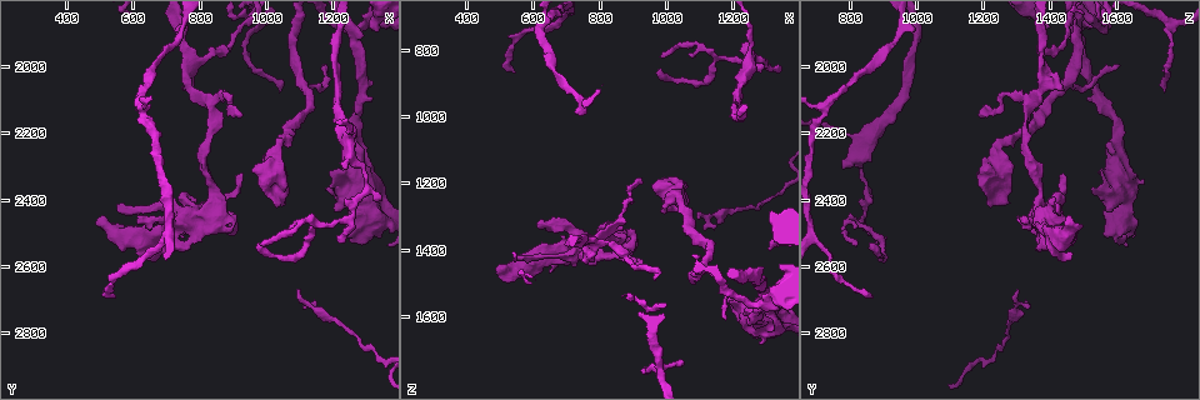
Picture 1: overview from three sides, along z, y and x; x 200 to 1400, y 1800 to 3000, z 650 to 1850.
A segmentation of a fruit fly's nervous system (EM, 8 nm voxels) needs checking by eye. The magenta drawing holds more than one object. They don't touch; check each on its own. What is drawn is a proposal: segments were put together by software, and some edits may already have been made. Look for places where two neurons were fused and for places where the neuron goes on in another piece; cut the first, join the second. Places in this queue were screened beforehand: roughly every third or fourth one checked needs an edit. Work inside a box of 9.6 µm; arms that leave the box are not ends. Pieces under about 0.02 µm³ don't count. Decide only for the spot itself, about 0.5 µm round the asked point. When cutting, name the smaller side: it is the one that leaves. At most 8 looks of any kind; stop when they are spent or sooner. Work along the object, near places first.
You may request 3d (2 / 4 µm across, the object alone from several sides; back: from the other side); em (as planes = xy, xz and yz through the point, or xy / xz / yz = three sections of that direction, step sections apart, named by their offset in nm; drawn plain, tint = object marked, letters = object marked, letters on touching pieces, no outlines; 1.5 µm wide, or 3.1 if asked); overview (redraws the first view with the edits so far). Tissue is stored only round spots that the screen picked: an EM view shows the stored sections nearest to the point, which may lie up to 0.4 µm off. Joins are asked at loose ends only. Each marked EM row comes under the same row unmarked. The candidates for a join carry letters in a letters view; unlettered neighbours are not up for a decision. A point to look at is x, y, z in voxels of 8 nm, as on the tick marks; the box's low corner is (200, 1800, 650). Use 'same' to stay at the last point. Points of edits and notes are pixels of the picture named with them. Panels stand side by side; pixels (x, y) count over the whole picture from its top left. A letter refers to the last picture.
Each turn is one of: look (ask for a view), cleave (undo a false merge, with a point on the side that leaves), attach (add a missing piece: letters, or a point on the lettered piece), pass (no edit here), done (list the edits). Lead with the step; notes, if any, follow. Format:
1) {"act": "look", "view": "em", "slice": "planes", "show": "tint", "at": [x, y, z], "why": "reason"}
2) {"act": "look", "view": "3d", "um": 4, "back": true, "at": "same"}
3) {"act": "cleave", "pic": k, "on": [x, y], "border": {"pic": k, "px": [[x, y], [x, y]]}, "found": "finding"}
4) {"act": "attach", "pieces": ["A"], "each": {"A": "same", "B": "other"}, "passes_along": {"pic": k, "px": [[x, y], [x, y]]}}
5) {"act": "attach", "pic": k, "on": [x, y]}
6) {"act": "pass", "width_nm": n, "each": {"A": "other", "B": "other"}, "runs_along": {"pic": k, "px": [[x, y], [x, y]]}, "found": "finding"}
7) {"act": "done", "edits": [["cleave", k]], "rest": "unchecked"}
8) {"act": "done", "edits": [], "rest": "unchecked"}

{"act": "look", "view": "em", "slice": "planes", "show": "letters", "at": [930, 2310, 1440], "why": "tapers out"}

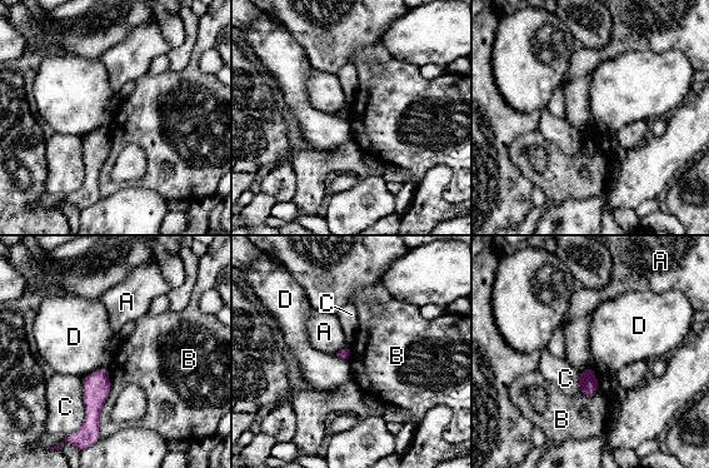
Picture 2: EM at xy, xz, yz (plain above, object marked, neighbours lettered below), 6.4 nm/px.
{"act": "pass", "each": {"A": "other", "B": "other", "C": "other", "D": "other"}, "border": {"pic": 2, "px": [[108, 366], [95, 369], [81, 378]]}, "found": "no lettered piece goes on from it"}

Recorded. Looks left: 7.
{"act": "look", "view": "em", "slice": "planes", "show": "letters", "at": [620, 2450, 1310], "why": "an open end"}

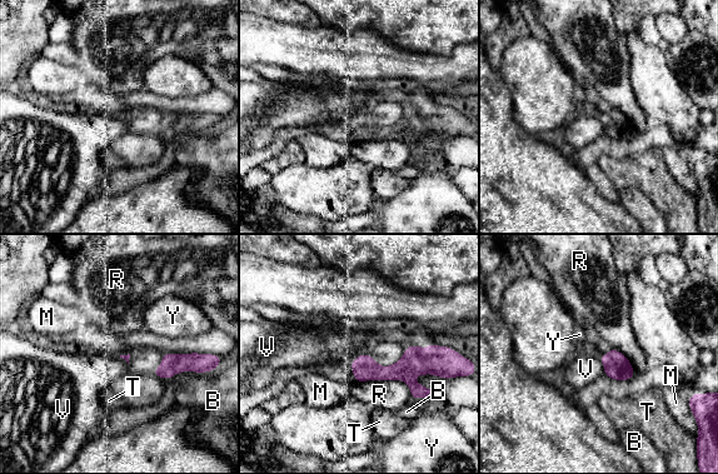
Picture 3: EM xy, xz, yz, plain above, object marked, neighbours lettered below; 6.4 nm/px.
{"act": "pass", "each": {"B": "other", "M": "other", "R": "other", "T": "other", "V": "other", "Y": "other"}, "border": {"pic": 3, "px": [[368, 352], [358, 355], [349, 363]]}, "found": "none of them fits"}

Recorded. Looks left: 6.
{"act": "look", "view": "em", "slice": "planes", "show": "letters", "at": [540, 2690, 870], "why": "free end"}

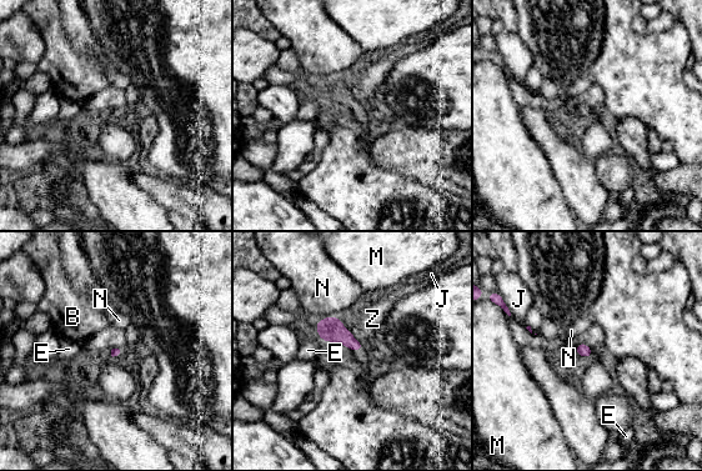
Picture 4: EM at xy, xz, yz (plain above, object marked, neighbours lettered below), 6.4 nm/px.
{"act": "pass", "each": {"B": "other", "E": "other", "J": "other", "M": "other", "N": "other", "Z": "other"}, "border": {"pic": 4, "px": [[350, 331], [364, 345]]}, "found": "no lettered piece goes on from it"}

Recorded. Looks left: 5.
{"act": "done", "edits": [], "rest": "unchecked"}

